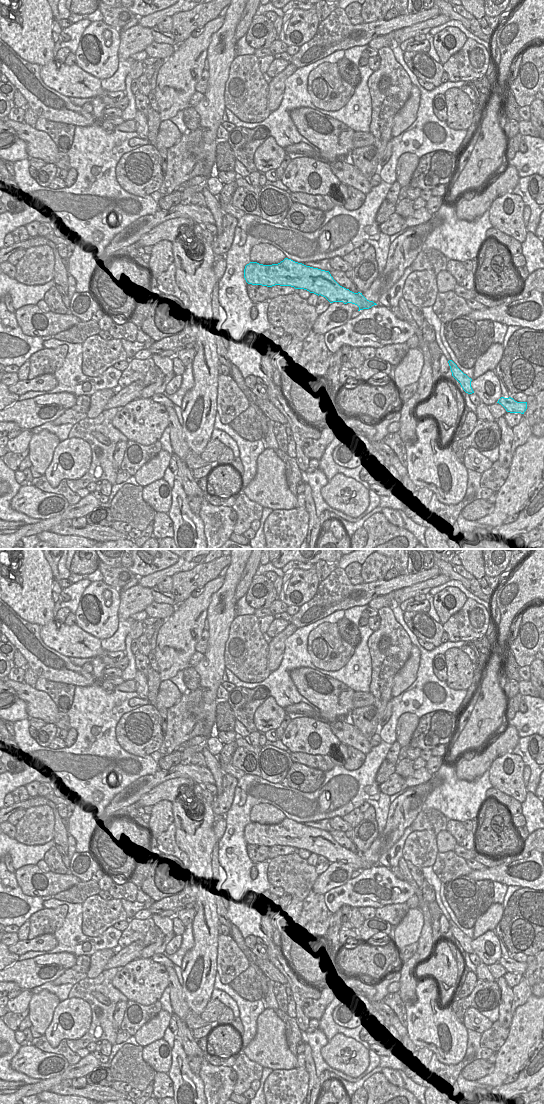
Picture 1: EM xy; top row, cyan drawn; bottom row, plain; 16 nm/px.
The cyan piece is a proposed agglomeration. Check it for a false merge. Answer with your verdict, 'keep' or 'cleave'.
cleave

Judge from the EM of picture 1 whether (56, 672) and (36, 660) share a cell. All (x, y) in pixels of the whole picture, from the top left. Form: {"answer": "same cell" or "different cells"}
{"answer": "same cell"}

